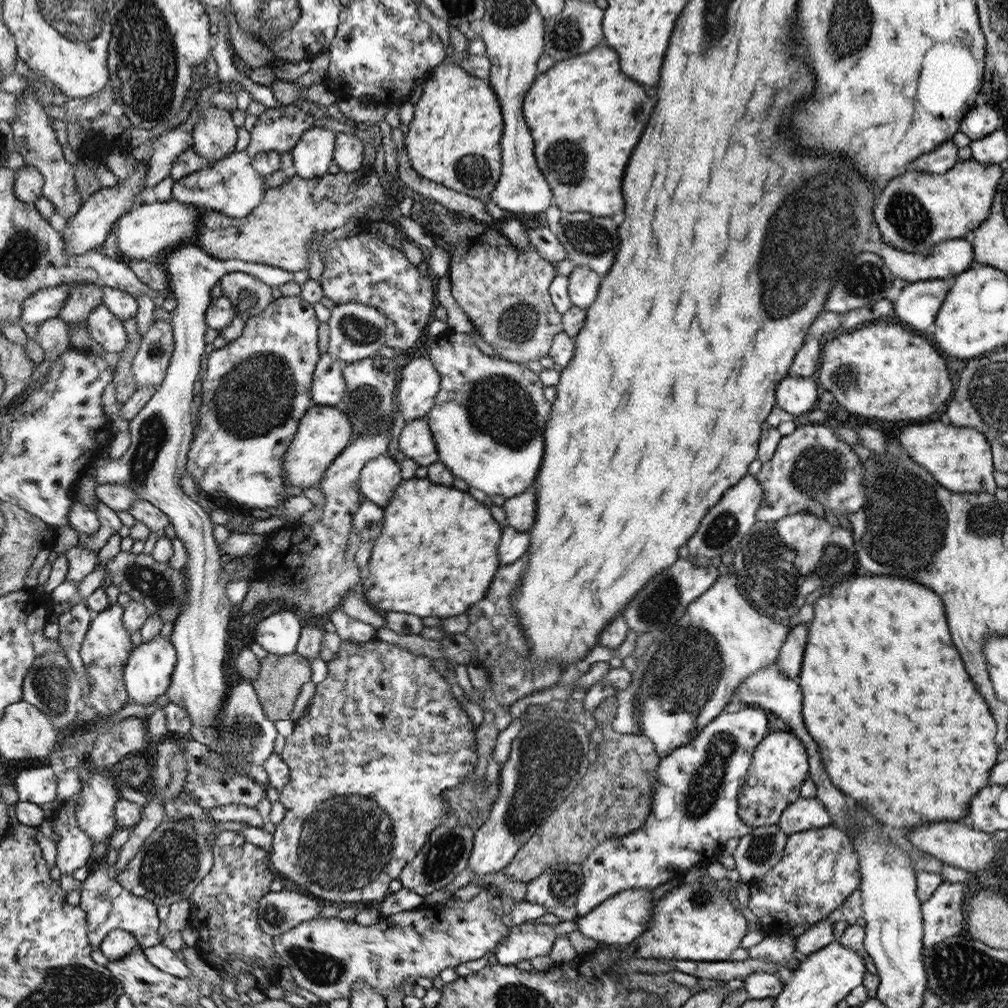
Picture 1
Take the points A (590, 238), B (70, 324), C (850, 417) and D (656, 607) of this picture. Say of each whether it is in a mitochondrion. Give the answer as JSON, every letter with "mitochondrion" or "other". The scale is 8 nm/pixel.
{"A":"mitochondrion","B":"other","C":"other","D":"mitochondrion"}

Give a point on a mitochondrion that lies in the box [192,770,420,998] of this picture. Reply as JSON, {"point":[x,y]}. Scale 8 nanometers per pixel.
{"point":[356,829]}

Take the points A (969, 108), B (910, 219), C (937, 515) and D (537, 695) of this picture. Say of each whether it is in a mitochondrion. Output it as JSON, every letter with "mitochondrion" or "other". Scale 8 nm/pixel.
{"A":"other","B":"mitochondrion","C":"mitochondrion","D":"other"}

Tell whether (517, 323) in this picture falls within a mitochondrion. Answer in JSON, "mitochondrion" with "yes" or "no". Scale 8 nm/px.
{"mitochondrion":"yes"}

